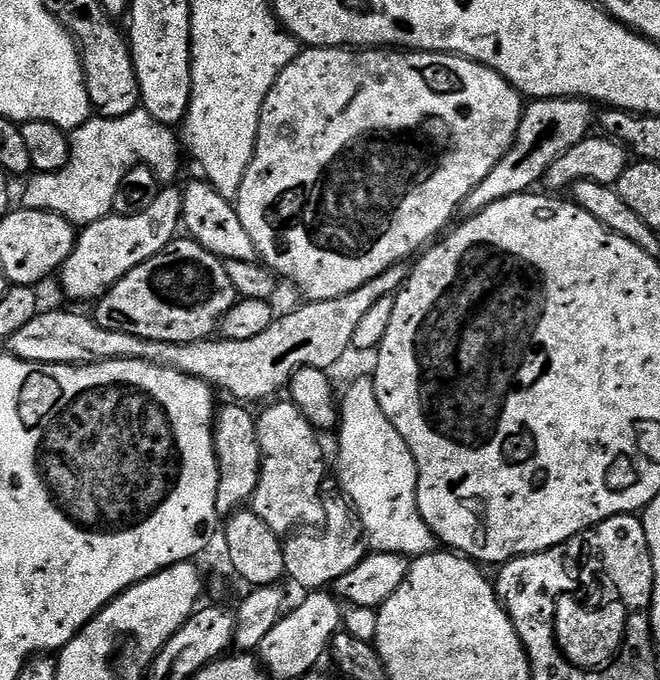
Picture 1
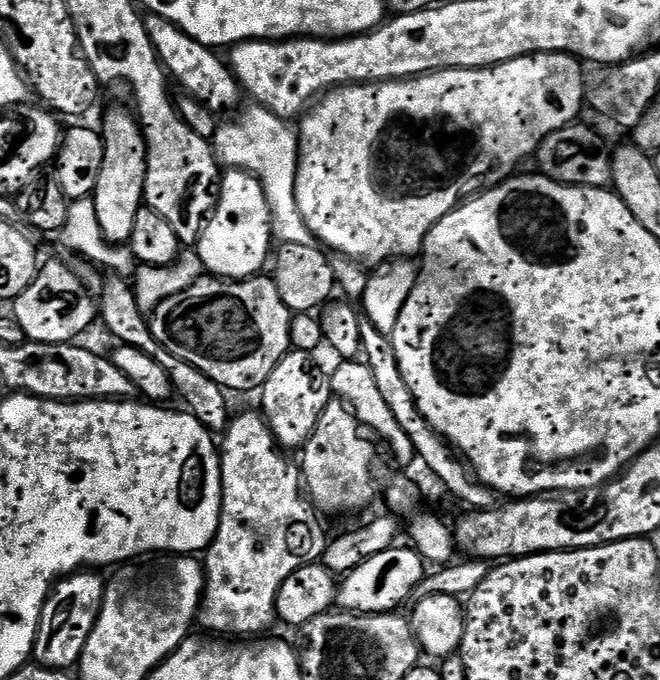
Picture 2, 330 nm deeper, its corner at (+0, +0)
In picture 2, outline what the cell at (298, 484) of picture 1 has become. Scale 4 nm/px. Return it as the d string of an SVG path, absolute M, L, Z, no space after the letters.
M289 350L278 366L274 366L274 374L266 378L258 392L262 415L268 421L276 443L284 450L303 449L314 426L318 426L318 418L322 418L322 410L326 410L326 406L334 400L329 373L324 373L312 359L309 353Z

